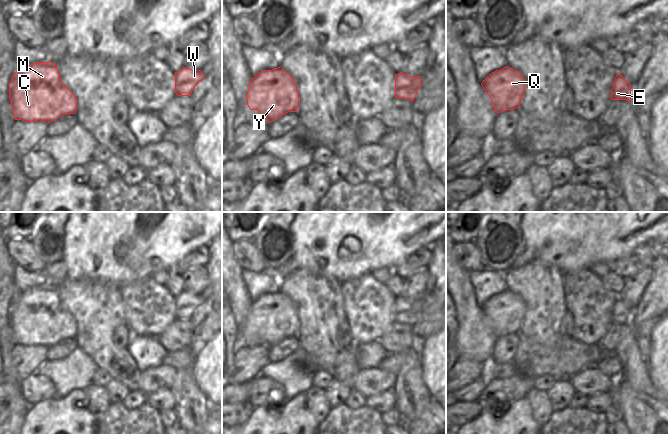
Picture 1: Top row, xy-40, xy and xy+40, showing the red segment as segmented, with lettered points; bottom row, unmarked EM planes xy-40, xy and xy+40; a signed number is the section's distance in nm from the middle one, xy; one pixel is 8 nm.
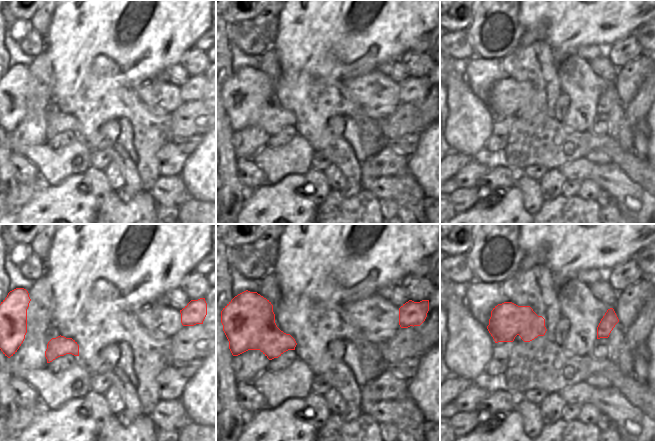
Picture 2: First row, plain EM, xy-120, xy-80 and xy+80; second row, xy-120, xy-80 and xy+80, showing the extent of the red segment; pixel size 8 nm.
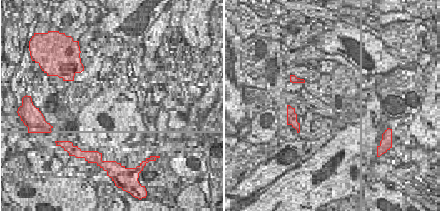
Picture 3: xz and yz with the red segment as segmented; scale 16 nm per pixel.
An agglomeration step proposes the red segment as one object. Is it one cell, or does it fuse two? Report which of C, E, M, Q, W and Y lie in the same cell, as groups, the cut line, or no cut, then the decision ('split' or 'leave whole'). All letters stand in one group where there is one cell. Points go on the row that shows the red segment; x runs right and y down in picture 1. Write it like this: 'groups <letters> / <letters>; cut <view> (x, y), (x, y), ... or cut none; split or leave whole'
groups C E M Q W Y; cut none; leave whole

